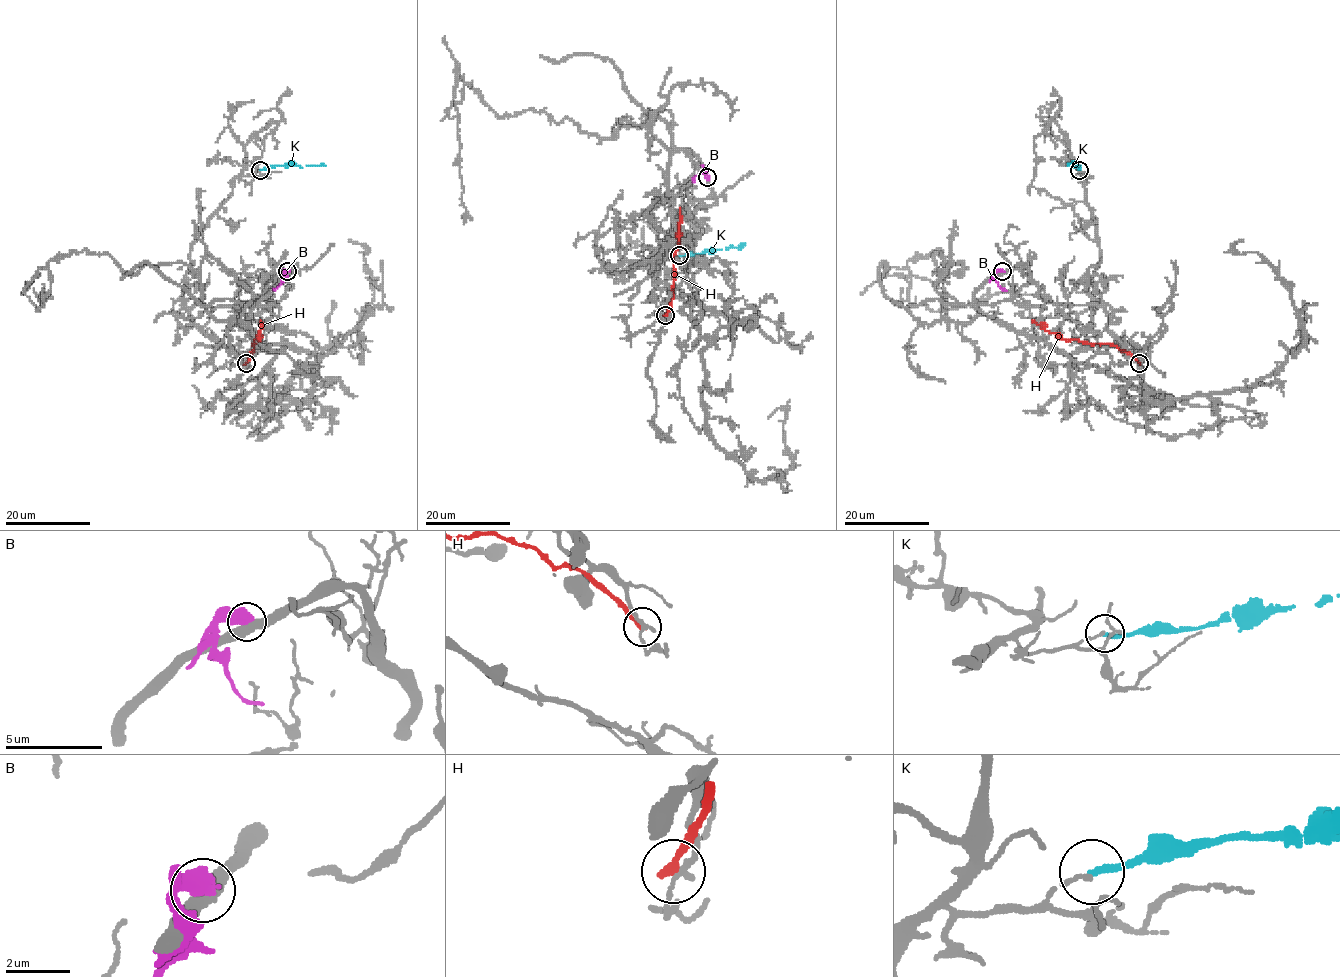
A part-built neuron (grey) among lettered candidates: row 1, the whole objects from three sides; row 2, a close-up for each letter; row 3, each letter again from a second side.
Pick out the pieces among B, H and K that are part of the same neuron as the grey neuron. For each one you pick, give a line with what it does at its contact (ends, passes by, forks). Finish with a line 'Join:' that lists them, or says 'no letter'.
Join: no letter

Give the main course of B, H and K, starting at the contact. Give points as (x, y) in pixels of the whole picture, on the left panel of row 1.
B: (287, 272), (274, 290)
H: (246, 363), (253, 350), (253, 341), (259, 338), (259, 320)
K: (259, 170), (285, 165), (326, 165)

